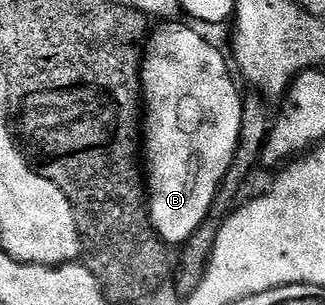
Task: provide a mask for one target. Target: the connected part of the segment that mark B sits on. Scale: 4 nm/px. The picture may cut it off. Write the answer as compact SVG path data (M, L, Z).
M164 22L160 29L153 31L151 35L149 35L146 41L146 47L144 49L144 59L142 61L142 67L140 70L140 82L142 85L142 156L143 159L146 161L146 187L148 189L148 212L152 216L152 224L156 227L156 233L164 239L165 244L169 246L183 246L184 243L189 240L194 234L194 230L198 230L198 226L202 226L204 221L209 219L210 213L212 211L212 203L216 201L216 193L220 190L220 184L224 181L224 175L226 174L226 170L230 166L230 162L234 158L234 154L236 153L236 147L238 146L238 134L242 130L242 106L244 105L244 101L242 99L242 92L239 92L236 89L236 84L232 81L232 72L233 69L230 67L228 69L228 64L224 61L224 56L222 53L219 52L218 49L215 48L214 45L211 44L210 41L207 40L206 37L203 36L200 32L195 32L192 28L187 28L184 24L172 24L176 22Z

